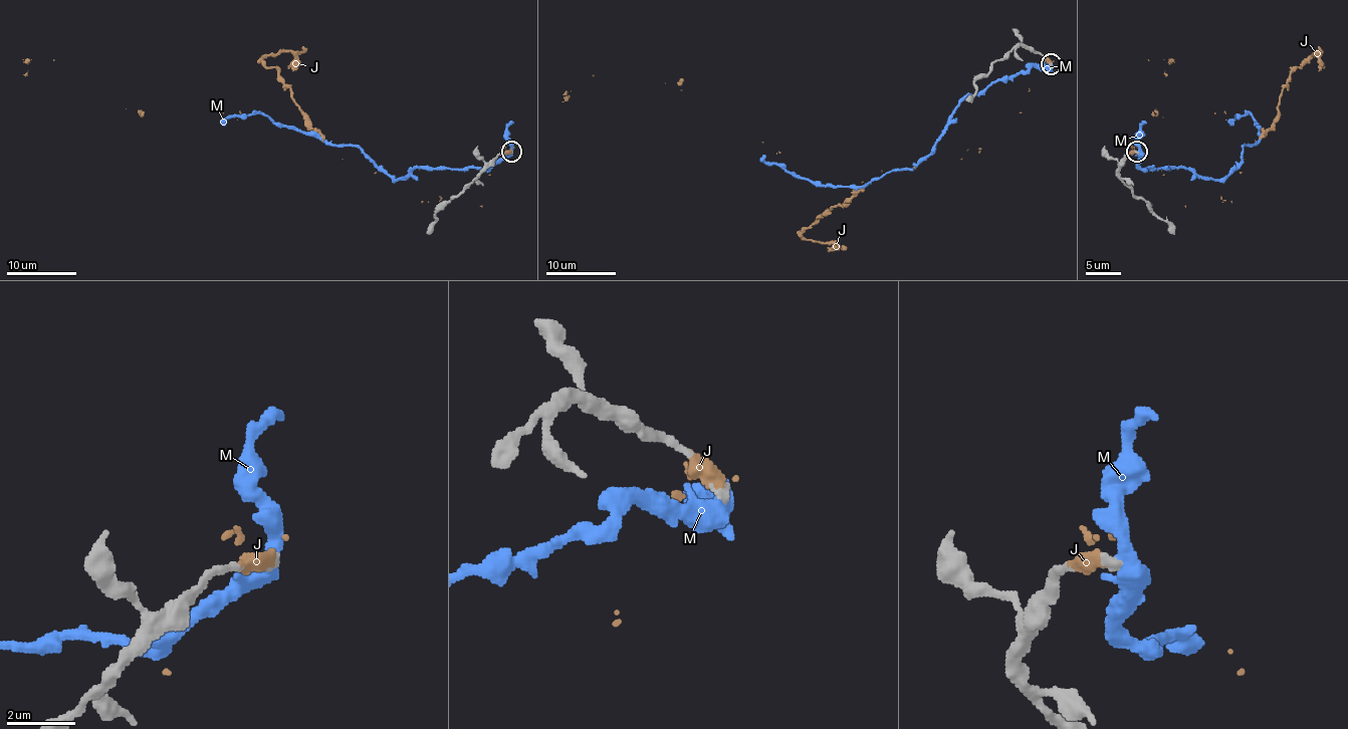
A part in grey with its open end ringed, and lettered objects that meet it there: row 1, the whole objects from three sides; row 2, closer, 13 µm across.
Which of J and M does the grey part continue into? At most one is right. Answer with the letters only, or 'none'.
none

